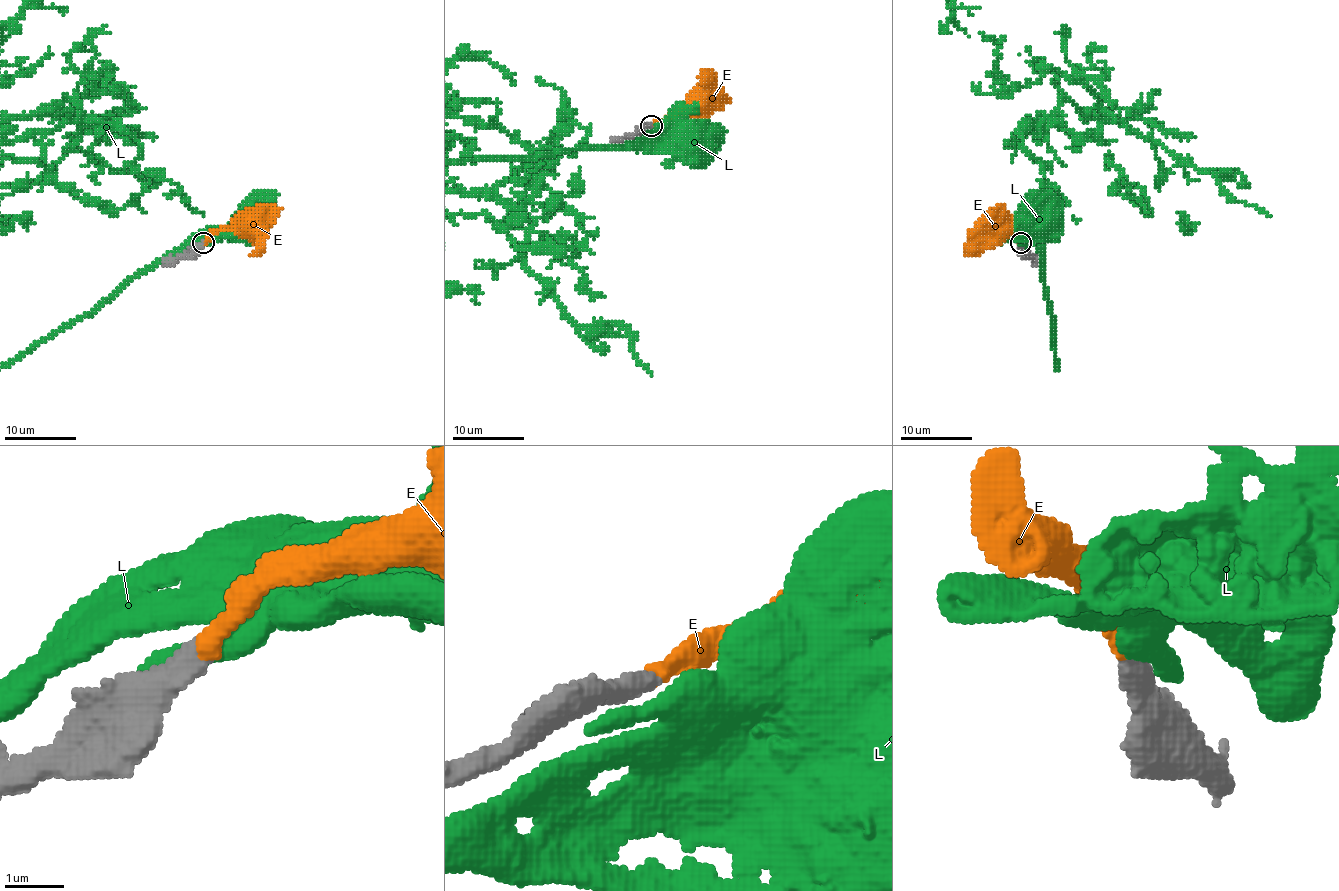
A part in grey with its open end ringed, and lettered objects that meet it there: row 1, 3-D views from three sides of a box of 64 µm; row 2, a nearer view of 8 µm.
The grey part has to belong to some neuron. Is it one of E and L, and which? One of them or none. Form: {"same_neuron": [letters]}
{"same_neuron": ["E"]}

